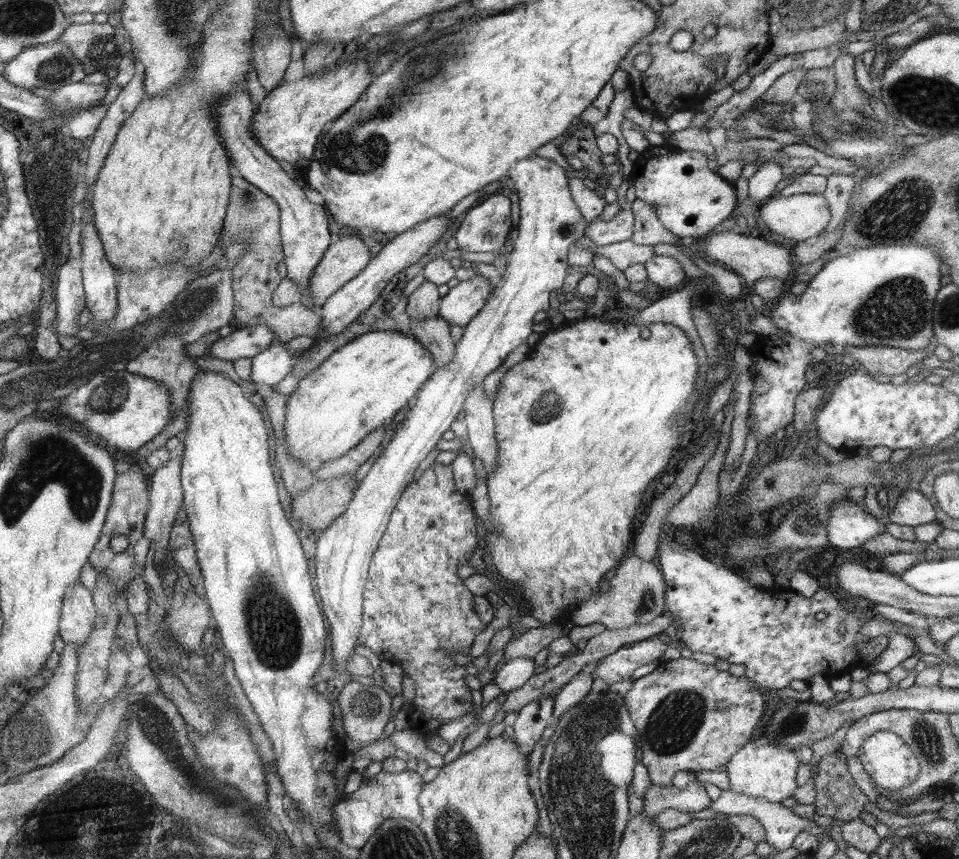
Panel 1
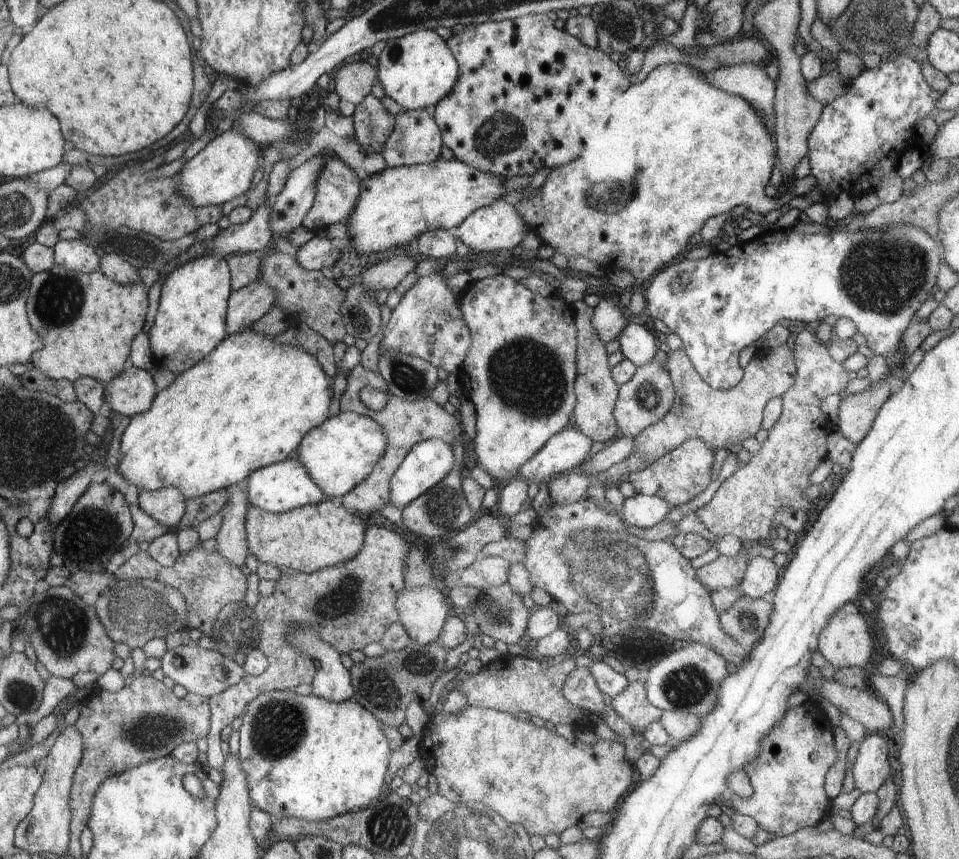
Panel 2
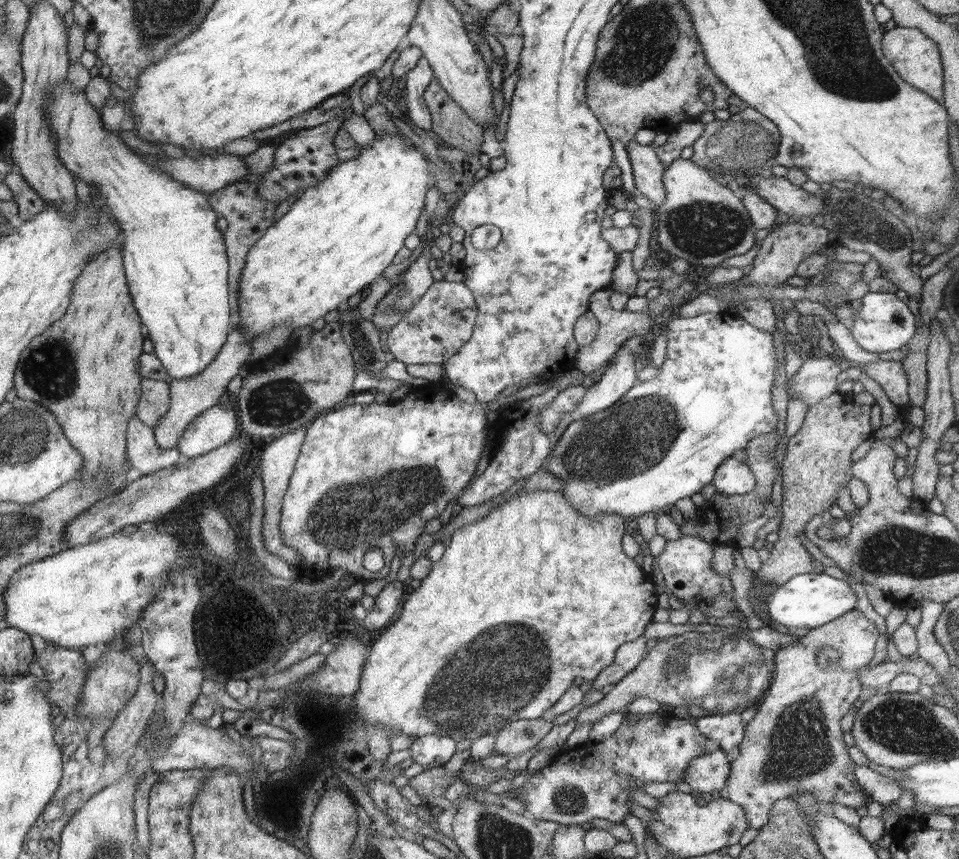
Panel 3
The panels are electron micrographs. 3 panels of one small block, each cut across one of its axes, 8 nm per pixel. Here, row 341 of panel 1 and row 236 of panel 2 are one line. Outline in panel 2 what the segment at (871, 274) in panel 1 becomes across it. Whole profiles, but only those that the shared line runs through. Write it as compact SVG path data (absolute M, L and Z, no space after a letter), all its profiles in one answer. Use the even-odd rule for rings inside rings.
M845 222L835 223L827 226L830 229L828 234L788 234L785 230L765 231L758 234L750 241L740 243L737 247L722 253L714 252L708 258L702 260L682 260L678 264L672 264L651 279L641 290L646 299L645 315L649 315L653 320L661 320L664 324L682 339L684 356L690 360L695 372L701 380L711 389L732 389L735 388L743 379L744 371L739 364L739 354L744 348L753 345L761 337L764 337L775 325L778 320L789 320L790 322L803 322L808 325L816 325L822 322L825 316L834 315L836 317L846 317L852 320L858 329L858 333L864 335L868 341L868 347L875 355L884 358L890 370L894 367L906 366L908 362L908 350L903 344L904 334L910 327L910 322L916 314L916 310L930 298L932 288L936 286L936 276L938 268L942 264L942 246L937 239L932 239L926 232L911 225L896 225L882 229L857 229L850 231L845 228ZM678 280L678 282L674 282ZM672 286L680 286L678 290L672 290Z

